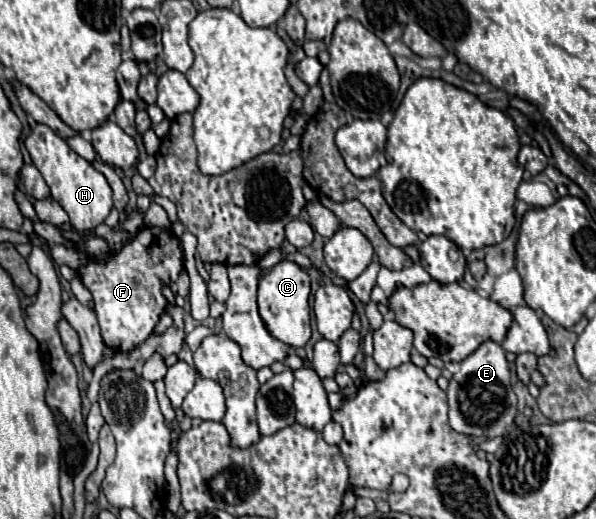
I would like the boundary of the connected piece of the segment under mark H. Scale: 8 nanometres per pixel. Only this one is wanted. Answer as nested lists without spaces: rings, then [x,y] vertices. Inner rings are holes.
[[[38,123],[24,143],[32,157],[32,163],[36,165],[36,169],[42,173],[44,181],[48,183],[52,199],[68,213],[70,217],[68,223],[72,225],[72,229],[82,233],[102,225],[112,209],[112,189],[106,177],[98,173],[86,159],[76,155],[68,147],[68,143],[62,137],[58,137],[48,125]]]

